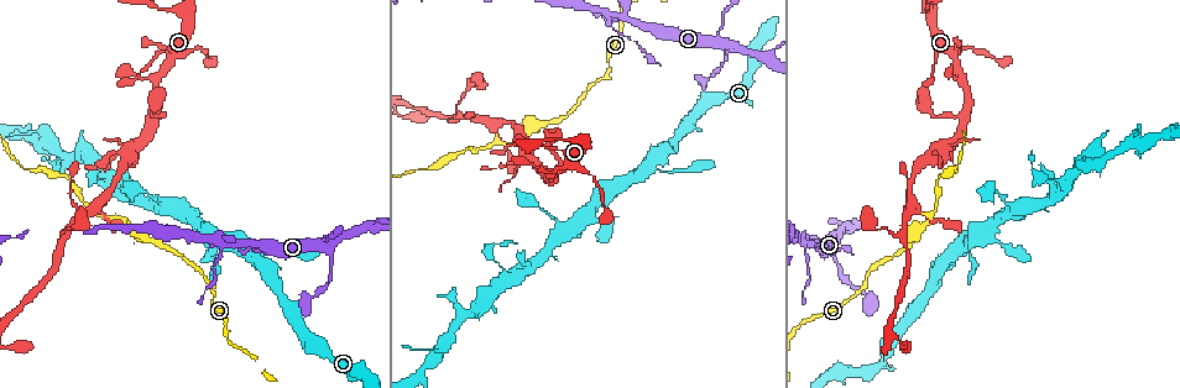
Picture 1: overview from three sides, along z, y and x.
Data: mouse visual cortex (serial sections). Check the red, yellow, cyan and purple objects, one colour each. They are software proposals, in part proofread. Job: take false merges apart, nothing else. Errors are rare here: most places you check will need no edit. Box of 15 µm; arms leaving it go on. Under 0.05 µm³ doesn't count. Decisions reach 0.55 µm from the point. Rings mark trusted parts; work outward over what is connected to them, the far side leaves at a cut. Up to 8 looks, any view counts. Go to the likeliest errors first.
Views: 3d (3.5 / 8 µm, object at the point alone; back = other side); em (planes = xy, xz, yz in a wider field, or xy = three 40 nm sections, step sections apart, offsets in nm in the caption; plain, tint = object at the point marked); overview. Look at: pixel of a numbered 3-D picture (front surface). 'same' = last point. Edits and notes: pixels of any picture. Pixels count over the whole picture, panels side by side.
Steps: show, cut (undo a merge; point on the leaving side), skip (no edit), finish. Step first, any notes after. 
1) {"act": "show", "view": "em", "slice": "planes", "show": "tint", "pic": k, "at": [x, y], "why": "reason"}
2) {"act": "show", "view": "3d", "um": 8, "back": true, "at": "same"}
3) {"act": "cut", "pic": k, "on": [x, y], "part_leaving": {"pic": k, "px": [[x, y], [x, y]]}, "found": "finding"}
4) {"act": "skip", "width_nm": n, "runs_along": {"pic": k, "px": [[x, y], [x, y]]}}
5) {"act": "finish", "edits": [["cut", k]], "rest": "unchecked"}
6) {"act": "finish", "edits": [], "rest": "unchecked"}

{"act": "show", "view": "3d", "um": 3.5, "back": true, "pic": 1, "at": [328, 248], "why": "four arms meet"}

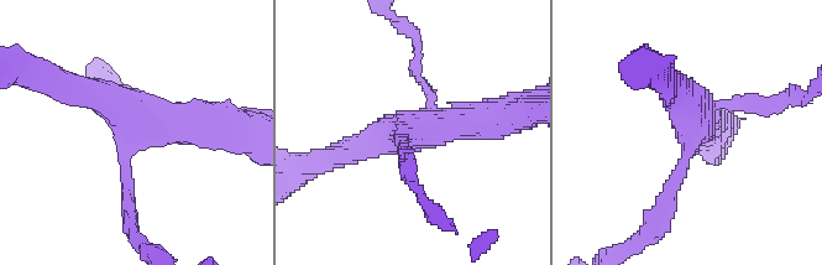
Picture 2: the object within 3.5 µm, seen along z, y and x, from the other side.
{"act": "show", "view": "em", "slice": "xy", "step": 3, "show": "tint", "pic": 2, "at": [137, 128], "arms": 4, "arm_widths_nm": [150, 150, 350, 450]}

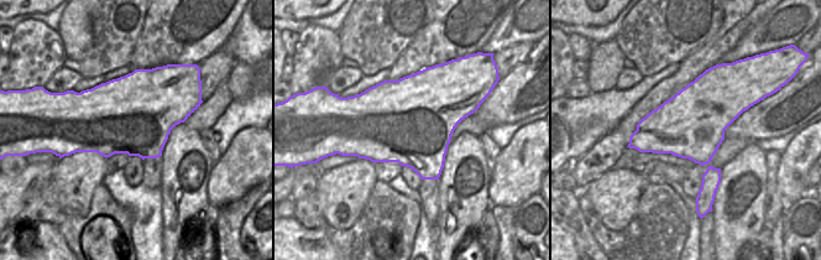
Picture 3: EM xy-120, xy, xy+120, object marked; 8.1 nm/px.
{"act": "show", "view": "em", "slice": "xy", "step": 2, "show": "tint", "at": "same"}

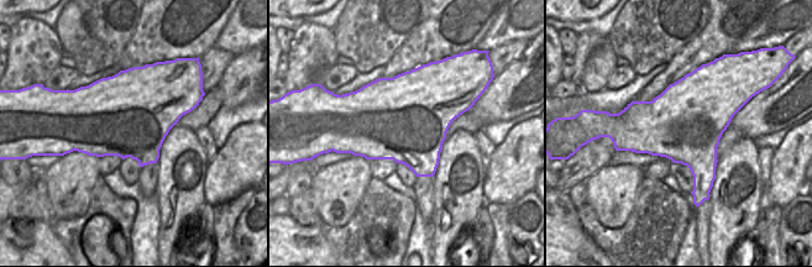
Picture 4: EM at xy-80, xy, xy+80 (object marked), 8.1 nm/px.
{"act": "skip", "runs_along": {"pic": 2, "px": [[221, 125], [139, 129], [73, 87]]}, "found": "continuous, no second cell"}

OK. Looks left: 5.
{"act": "show", "view": "3d", "um": 3.5, "pic": 1, "at": [222, 243], "why": "sharp bend"}

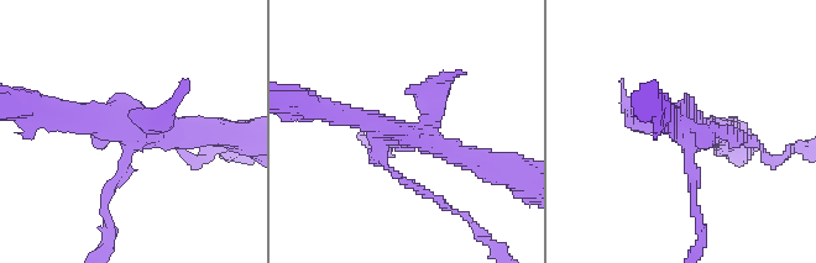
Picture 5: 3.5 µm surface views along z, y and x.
{"act": "show", "view": "em", "slice": "xy", "step": 3, "show": "tint", "pic": 5, "at": [412, 134]}

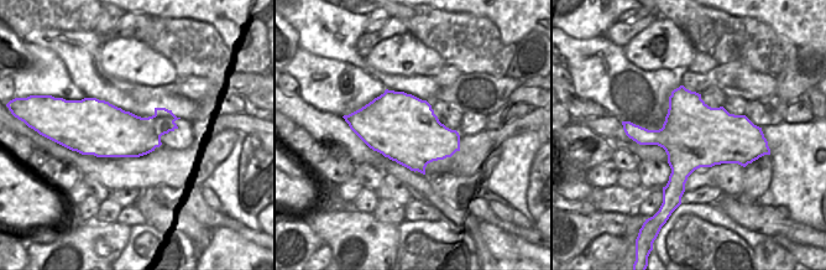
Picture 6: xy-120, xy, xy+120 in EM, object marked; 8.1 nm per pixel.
{"act": "skip", "runs_along": {"pic": 5, "px": [[487, 166], [416, 133], [335, 111]]}, "found": "continuous, no second cell"}

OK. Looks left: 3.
{"act": "show", "view": "3d", "um": 3.5, "pic": 1, "at": [846, 227]}

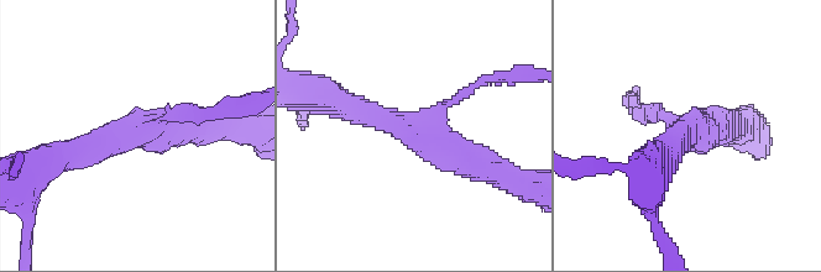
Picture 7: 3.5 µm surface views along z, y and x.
{"act": "show", "view": "em", "slice": "xy", "step": 5, "show": "tint", "pic": 7, "at": [151, 126], "why": "need the tissue"}

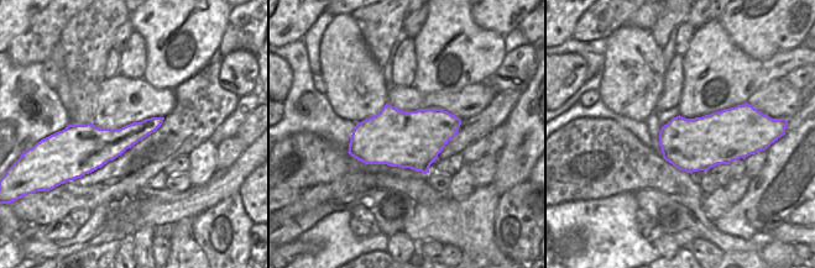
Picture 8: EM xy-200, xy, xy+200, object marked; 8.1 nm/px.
{"act": "skip", "runs_along": {"pic": 7, "px": [[356, 110], [477, 179]]}, "found": "continuous, no second cell"}

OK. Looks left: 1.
{"act": "finish", "edits": [], "rest": "unchecked"}

